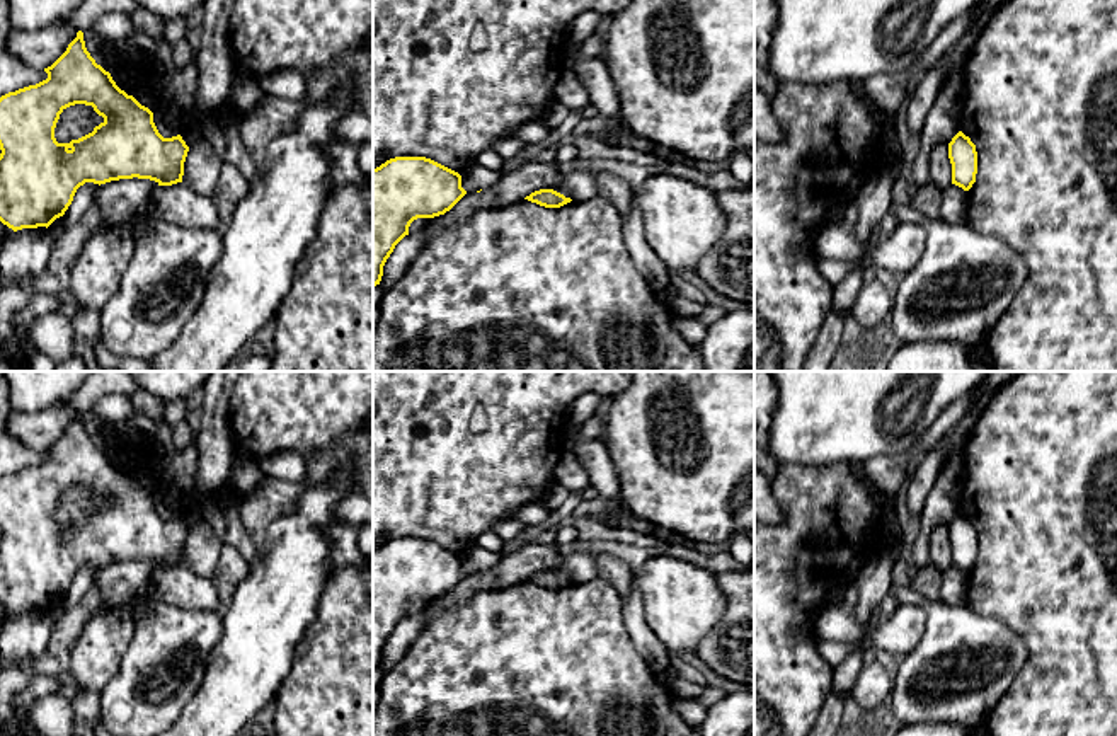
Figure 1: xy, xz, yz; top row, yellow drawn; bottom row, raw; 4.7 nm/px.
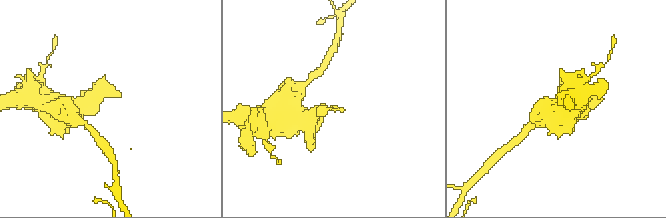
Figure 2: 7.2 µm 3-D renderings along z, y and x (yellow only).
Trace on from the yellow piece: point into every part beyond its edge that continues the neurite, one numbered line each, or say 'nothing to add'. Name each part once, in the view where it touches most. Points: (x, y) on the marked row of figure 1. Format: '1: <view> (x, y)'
nothing to add

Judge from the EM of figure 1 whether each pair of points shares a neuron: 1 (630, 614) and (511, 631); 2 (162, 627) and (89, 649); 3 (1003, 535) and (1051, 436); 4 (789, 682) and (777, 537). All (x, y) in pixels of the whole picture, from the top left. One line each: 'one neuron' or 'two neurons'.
1: two neurons
2: two neurons
3: one neuron
4: one neuron

